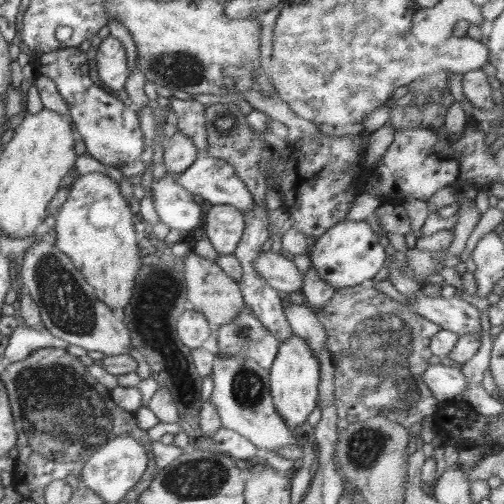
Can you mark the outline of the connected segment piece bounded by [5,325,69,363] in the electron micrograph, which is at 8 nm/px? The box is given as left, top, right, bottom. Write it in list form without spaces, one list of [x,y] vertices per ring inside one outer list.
[[[18,325],[9,336],[5,361],[20,362],[39,348],[66,348],[68,345],[68,342],[52,334],[48,329],[38,332],[27,325]]]

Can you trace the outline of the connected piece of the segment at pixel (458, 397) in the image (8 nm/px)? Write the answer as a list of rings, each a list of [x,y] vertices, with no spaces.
[[[442,363],[429,365],[423,374],[423,379],[434,398],[442,404],[463,401],[463,392],[469,387],[459,366],[445,366]]]

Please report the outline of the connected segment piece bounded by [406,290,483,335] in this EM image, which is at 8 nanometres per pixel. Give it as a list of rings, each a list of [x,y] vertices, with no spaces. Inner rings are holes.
[[[420,290],[417,298],[406,297],[406,301],[414,312],[454,334],[477,334],[483,329],[478,309],[456,295],[450,299],[429,298]]]

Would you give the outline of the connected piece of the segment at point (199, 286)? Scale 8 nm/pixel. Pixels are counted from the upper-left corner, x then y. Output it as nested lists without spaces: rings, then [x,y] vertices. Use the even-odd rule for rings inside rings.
[[[189,251],[184,257],[186,295],[192,308],[201,312],[210,324],[218,324],[218,326],[228,324],[245,306],[239,284],[234,279],[230,279],[216,263],[196,255],[195,252]]]

